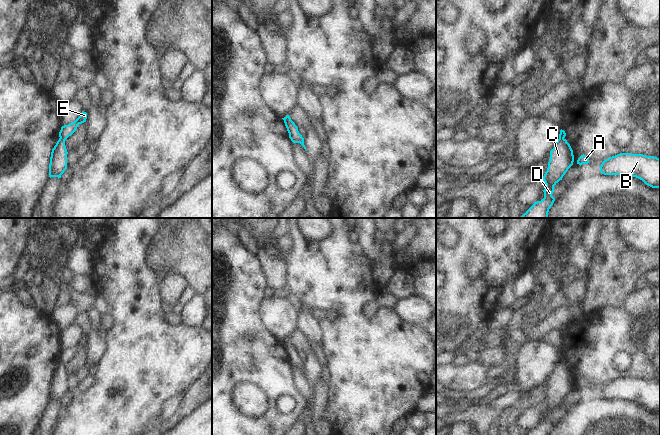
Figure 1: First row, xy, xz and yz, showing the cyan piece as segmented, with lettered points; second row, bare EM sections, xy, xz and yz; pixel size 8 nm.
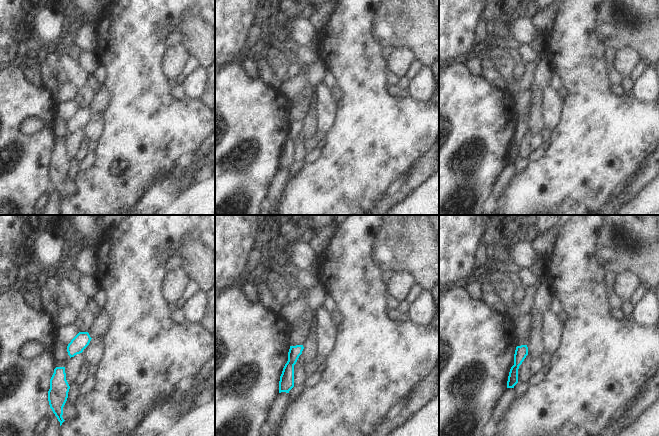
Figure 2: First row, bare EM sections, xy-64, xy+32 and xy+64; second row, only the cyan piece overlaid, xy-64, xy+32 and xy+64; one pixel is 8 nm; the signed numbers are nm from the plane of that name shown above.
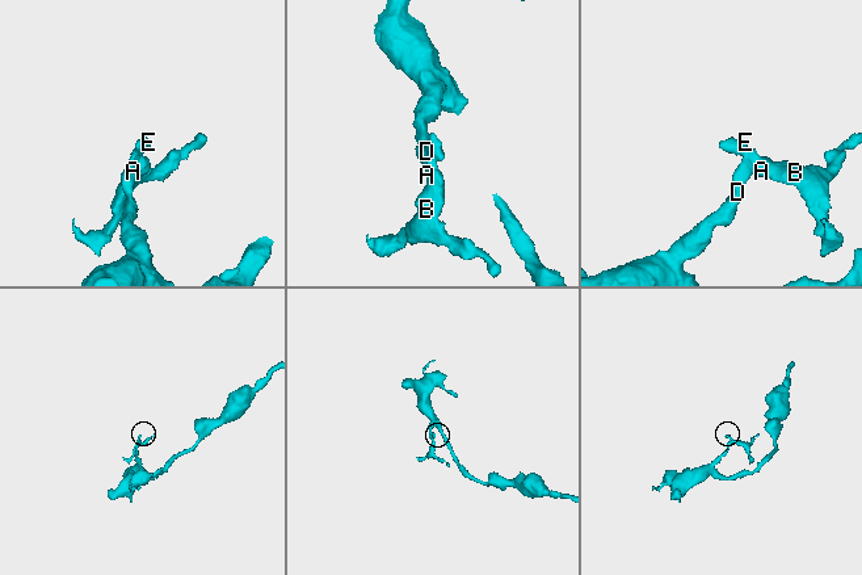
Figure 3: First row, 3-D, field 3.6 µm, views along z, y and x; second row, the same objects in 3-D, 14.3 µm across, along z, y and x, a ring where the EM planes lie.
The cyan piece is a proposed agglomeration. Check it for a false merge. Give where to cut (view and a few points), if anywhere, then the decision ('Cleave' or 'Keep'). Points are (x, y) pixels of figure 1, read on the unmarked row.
Split along xy (60, 361), (64, 365). Cleave

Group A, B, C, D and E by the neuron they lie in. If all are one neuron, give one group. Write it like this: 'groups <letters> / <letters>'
groups A B E / C D

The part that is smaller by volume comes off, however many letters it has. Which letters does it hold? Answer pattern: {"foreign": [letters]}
{"foreign": ["A", "B", "E"]}

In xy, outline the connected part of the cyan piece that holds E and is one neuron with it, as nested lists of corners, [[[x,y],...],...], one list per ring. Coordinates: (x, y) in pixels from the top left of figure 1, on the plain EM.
[[[82,335],[81,339],[74,346],[61,351],[59,361],[65,365],[69,360],[71,360],[76,355],[79,348],[86,346],[86,343],[87,337]]]

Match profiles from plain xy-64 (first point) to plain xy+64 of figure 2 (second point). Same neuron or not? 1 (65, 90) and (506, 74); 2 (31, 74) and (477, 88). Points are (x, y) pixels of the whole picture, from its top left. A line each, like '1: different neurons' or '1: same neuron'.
1: different neurons
2: different neurons

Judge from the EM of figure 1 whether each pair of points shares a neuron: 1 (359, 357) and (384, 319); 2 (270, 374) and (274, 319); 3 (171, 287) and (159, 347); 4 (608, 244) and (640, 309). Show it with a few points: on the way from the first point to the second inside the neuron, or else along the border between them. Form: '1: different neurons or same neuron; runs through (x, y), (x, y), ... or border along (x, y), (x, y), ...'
1: same neuron; runs through (368, 348), (384, 332), (384, 328)
2: different neurons; border along (260, 316), (263, 326), (281, 342)
3: different neurons; border along (158, 283), (158, 292), (163, 302)
4: different neurons; border along (635, 291), (623, 304), (612, 306)

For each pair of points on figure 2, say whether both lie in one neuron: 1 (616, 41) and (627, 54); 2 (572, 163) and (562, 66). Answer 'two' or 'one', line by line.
1: two
2: one

